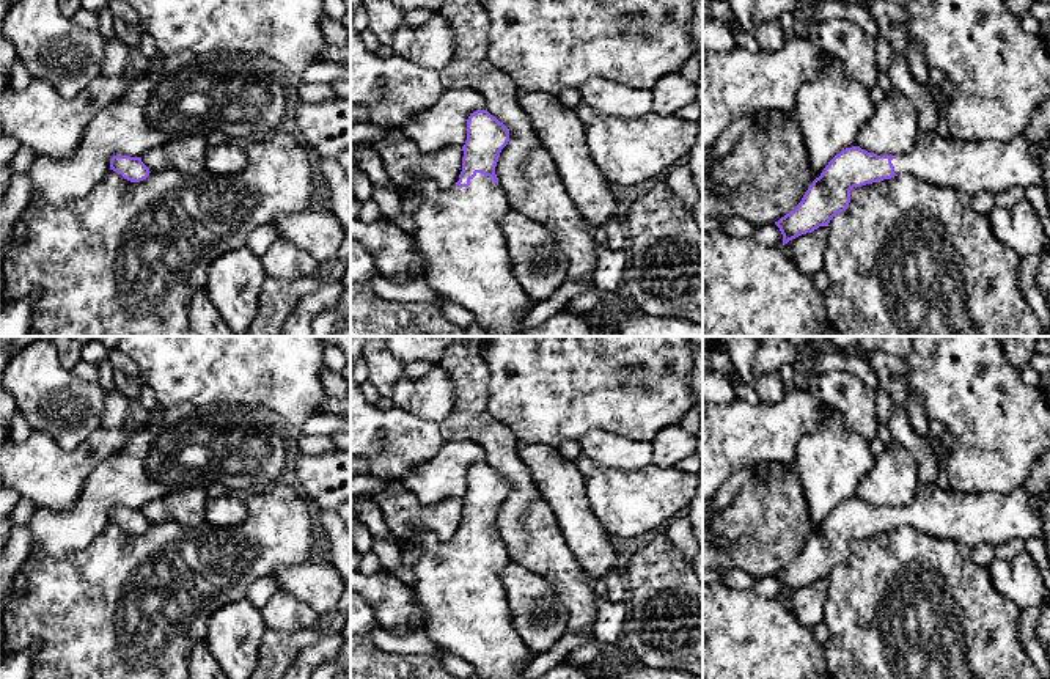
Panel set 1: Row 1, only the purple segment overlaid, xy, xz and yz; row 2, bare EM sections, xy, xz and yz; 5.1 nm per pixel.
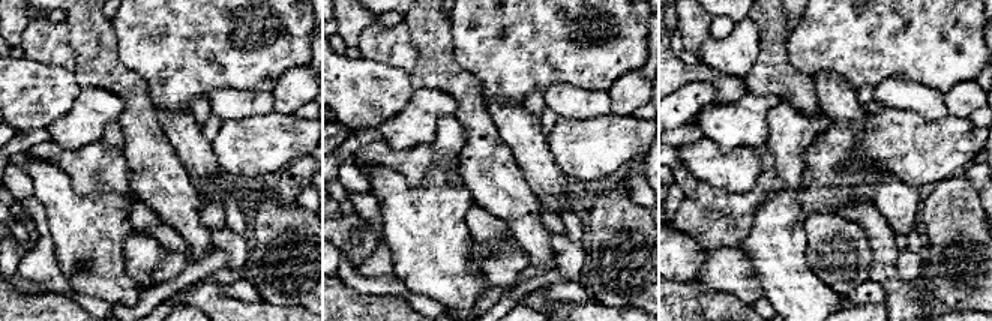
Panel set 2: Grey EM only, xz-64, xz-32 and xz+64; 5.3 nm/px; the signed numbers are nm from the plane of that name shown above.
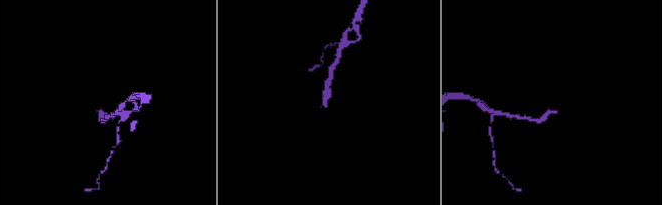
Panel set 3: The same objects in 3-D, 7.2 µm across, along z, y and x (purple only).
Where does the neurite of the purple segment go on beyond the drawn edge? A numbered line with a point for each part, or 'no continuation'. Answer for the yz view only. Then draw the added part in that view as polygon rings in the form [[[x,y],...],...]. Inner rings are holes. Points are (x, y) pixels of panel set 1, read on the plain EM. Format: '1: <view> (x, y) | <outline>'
1: yz (972, 519) | [[[920,483],[916,498],[896,508],[894,525],[931,534],[937,539],[953,539],[970,549],[979,544],[993,547],[1039,536],[1045,539],[1042,514],[1028,503],[1023,487],[1003,495],[995,492],[965,494],[942,489],[937,483]]]

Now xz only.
1: xz (459, 585) | [[[476,525],[468,539],[454,538],[439,542],[429,531],[407,539],[407,545],[417,547],[420,556],[413,566],[417,585],[413,596],[428,615],[426,633],[446,654],[468,662],[481,679],[522,679],[533,652],[523,643],[511,622],[511,610],[501,582],[503,569],[511,563],[509,552],[492,530]]]

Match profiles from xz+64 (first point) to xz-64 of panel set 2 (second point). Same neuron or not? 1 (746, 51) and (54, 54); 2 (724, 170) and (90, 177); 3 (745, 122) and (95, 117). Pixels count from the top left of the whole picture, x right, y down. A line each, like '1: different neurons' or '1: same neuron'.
1: same neuron
2: same neuron
3: same neuron

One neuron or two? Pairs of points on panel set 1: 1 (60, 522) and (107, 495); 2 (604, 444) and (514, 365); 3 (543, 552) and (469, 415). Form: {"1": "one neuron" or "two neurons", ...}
{"1": "one neuron", "2": "two neurons", "3": "one neuron"}

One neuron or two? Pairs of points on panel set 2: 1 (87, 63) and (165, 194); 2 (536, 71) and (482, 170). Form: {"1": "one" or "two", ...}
{"1": "one", "2": "two"}

